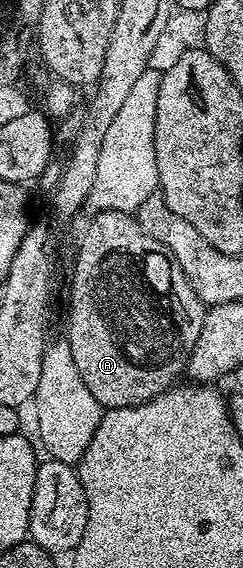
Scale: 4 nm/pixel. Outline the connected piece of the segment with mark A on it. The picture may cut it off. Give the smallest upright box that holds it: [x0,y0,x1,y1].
[64,210,207,410]

